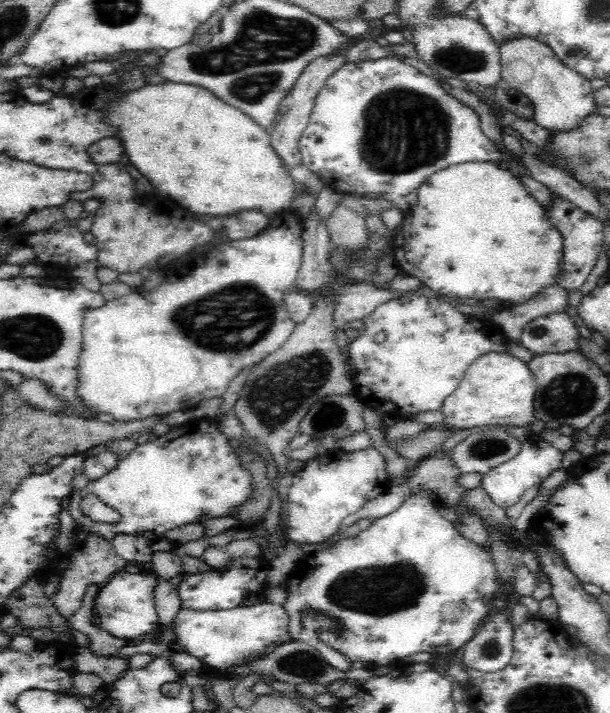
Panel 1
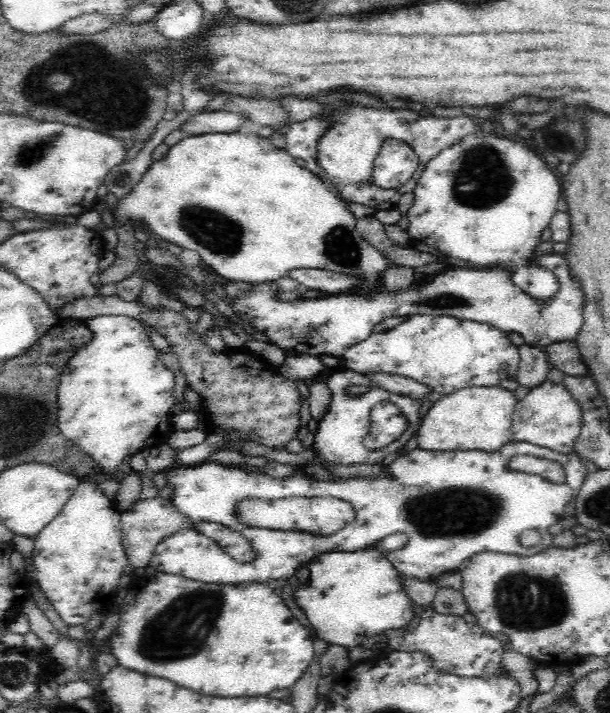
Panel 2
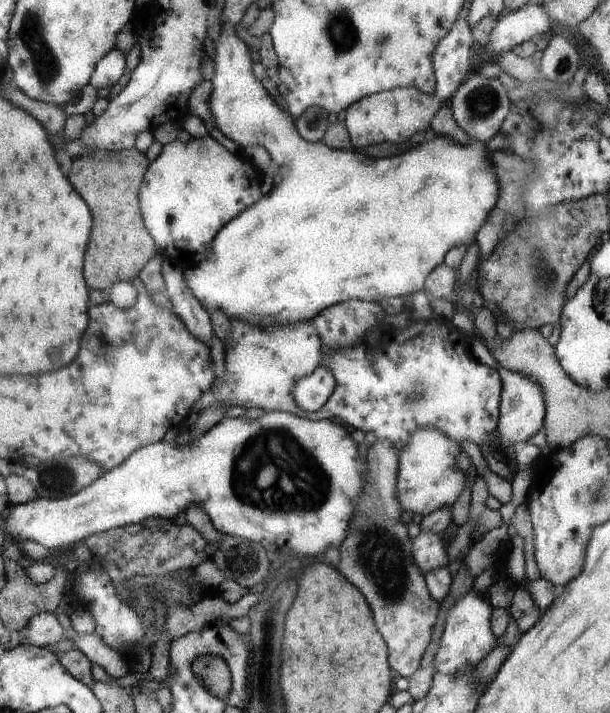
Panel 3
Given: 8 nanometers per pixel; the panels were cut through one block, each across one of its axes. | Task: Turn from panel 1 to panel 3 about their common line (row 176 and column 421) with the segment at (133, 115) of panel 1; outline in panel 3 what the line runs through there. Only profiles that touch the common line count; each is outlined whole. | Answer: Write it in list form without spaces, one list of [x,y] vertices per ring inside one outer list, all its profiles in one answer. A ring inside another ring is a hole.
[[[222,22],[222,35],[220,40],[216,42],[216,50],[217,55],[215,58],[216,64],[216,76],[213,80],[214,83],[214,94],[211,100],[212,110],[214,111],[214,116],[216,117],[216,126],[222,130],[223,134],[237,142],[242,149],[248,148],[248,146],[263,146],[268,150],[271,158],[276,164],[278,164],[279,168],[273,171],[276,174],[280,171],[280,182],[276,182],[273,185],[272,190],[268,193],[268,196],[262,200],[259,200],[256,204],[253,204],[245,213],[242,213],[240,216],[237,216],[232,222],[229,222],[217,236],[215,243],[213,244],[213,255],[209,259],[204,259],[185,270],[185,279],[186,282],[190,285],[190,288],[194,291],[195,297],[200,300],[201,304],[208,309],[209,311],[222,311],[225,312],[230,320],[239,319],[240,321],[245,321],[249,325],[292,325],[296,323],[302,323],[303,321],[313,320],[326,309],[333,307],[334,305],[339,305],[342,303],[347,303],[351,300],[361,300],[361,301],[370,301],[373,303],[380,303],[383,300],[392,298],[392,297],[400,297],[404,298],[404,296],[412,296],[412,294],[416,294],[416,292],[426,292],[427,290],[427,280],[429,276],[433,274],[434,271],[437,270],[438,267],[442,266],[446,263],[447,256],[449,252],[458,245],[470,245],[474,240],[476,240],[476,236],[478,236],[478,232],[482,230],[482,226],[486,224],[486,220],[488,220],[488,216],[490,216],[490,212],[494,210],[494,204],[496,204],[496,198],[498,198],[498,180],[496,175],[494,174],[494,166],[492,166],[492,162],[488,160],[488,158],[494,157],[490,156],[490,152],[486,152],[486,143],[482,141],[477,141],[472,138],[470,140],[470,144],[463,145],[461,142],[456,141],[454,138],[450,136],[442,136],[442,138],[434,139],[434,142],[428,142],[428,144],[424,144],[424,146],[420,146],[420,148],[416,148],[416,150],[412,150],[412,152],[408,152],[408,154],[402,154],[402,156],[394,156],[394,158],[370,158],[370,156],[364,156],[364,154],[360,154],[360,152],[347,151],[344,149],[337,149],[331,147],[329,144],[326,144],[324,140],[318,142],[312,142],[306,140],[300,132],[298,132],[298,128],[296,127],[296,120],[290,114],[290,112],[283,110],[274,100],[275,98],[268,92],[266,86],[262,84],[262,80],[256,76],[254,72],[254,57],[251,48],[242,38],[240,38],[240,34],[238,34],[238,30],[236,30],[236,25],[231,22]]]

